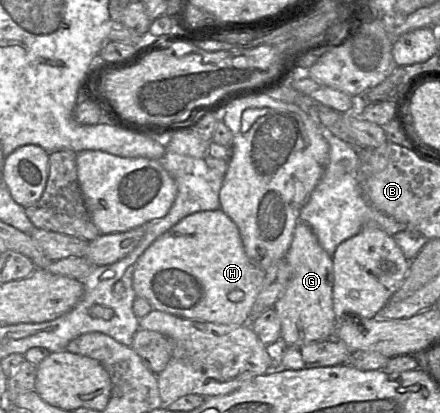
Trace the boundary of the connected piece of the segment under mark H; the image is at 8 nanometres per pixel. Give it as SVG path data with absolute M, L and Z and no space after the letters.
M221 208L184 217L155 239L133 265L136 296L147 299L153 309L182 318L227 325L249 323L266 275L266 271L247 256L237 225Z

